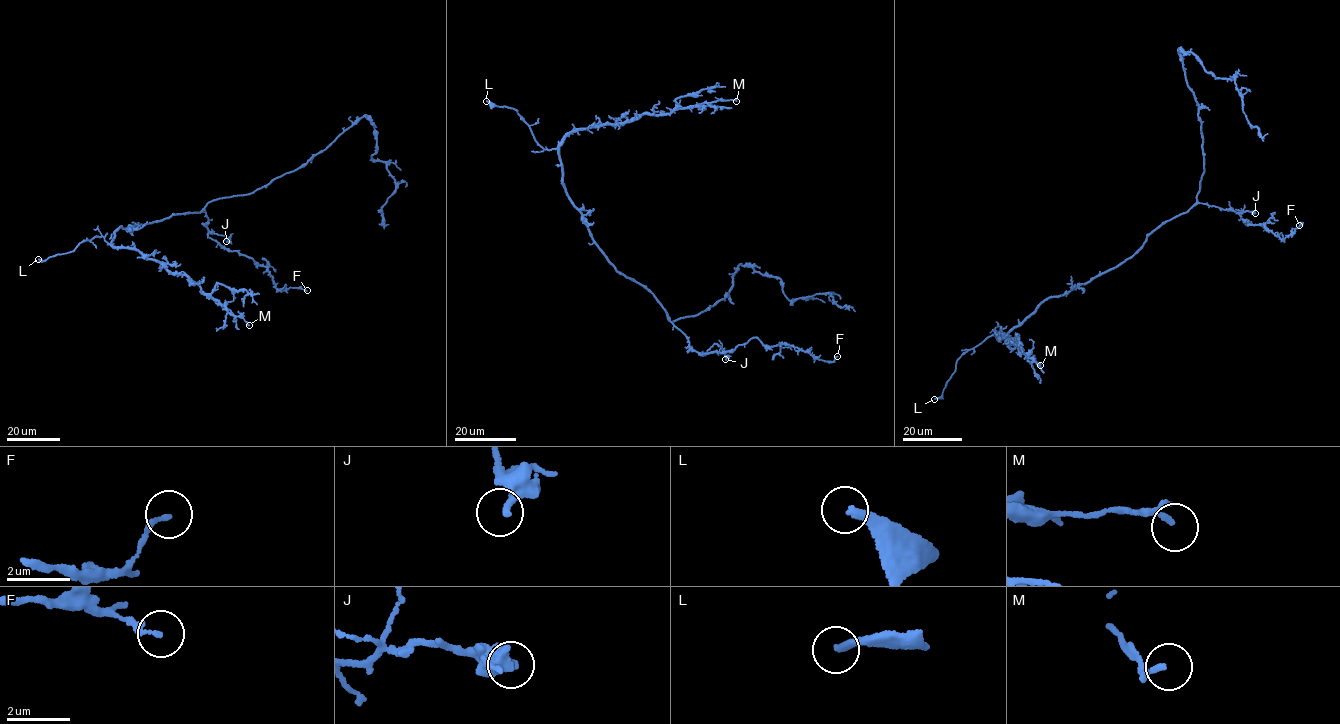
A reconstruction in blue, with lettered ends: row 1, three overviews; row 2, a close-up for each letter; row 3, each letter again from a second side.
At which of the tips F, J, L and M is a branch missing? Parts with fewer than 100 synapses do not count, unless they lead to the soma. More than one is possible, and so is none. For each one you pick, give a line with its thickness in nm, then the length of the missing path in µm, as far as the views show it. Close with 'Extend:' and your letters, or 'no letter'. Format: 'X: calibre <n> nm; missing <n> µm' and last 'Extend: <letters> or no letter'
L: calibre 260 nm; missing 3 µm
Extend: L

